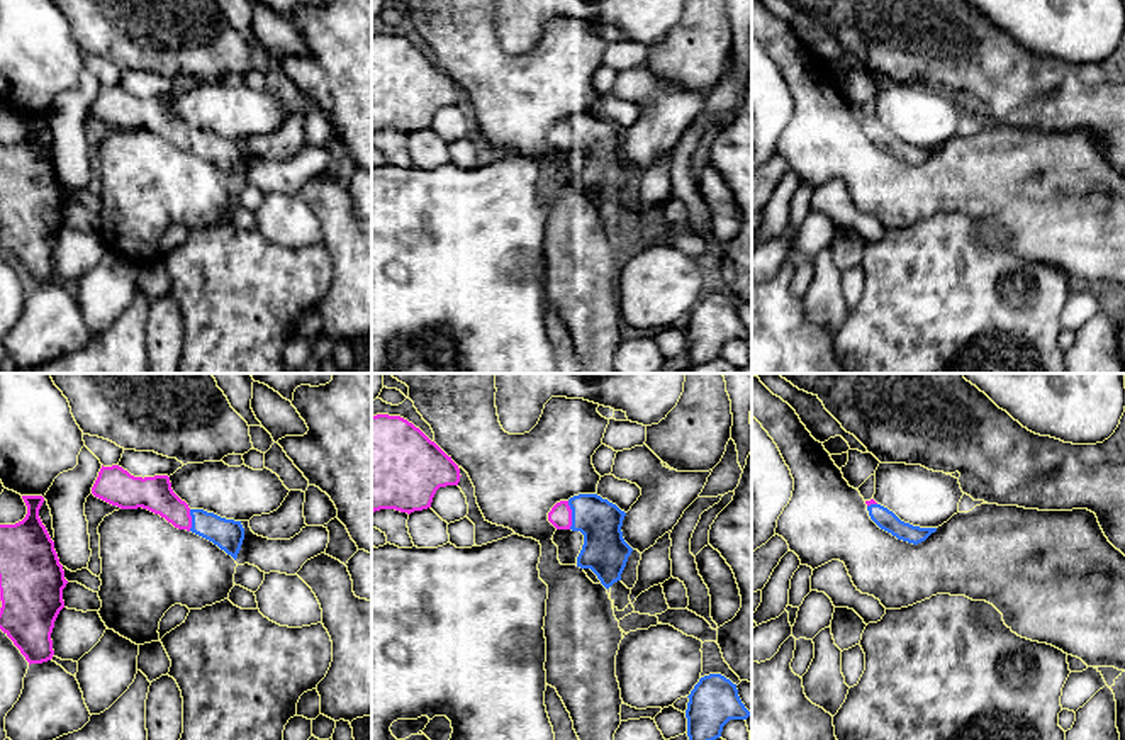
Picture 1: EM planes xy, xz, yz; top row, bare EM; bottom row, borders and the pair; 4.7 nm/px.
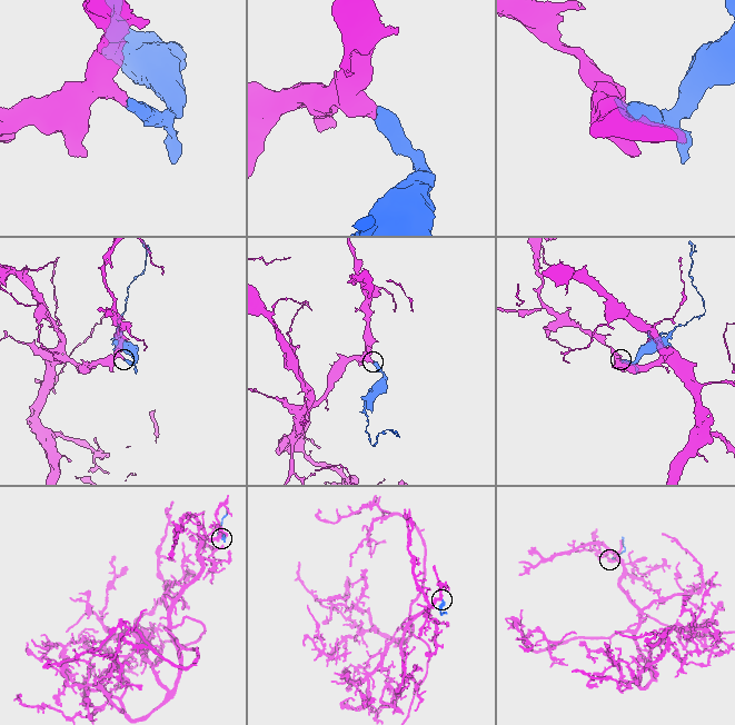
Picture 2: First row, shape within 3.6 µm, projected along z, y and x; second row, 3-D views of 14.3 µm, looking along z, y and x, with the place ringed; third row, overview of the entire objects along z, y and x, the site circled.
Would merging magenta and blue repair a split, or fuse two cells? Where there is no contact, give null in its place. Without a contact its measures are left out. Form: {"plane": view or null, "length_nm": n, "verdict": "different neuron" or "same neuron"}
{"plane": "xz", "length_nm": 140, "verdict": "same neuron"}

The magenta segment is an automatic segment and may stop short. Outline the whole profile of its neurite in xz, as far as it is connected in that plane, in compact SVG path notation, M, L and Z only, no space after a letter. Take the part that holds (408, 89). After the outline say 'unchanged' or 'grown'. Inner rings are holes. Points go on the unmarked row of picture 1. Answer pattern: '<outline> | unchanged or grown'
M372 36L372 132L431 127L439 107L458 105L460 88L419 48L400 36Z | unchanged

